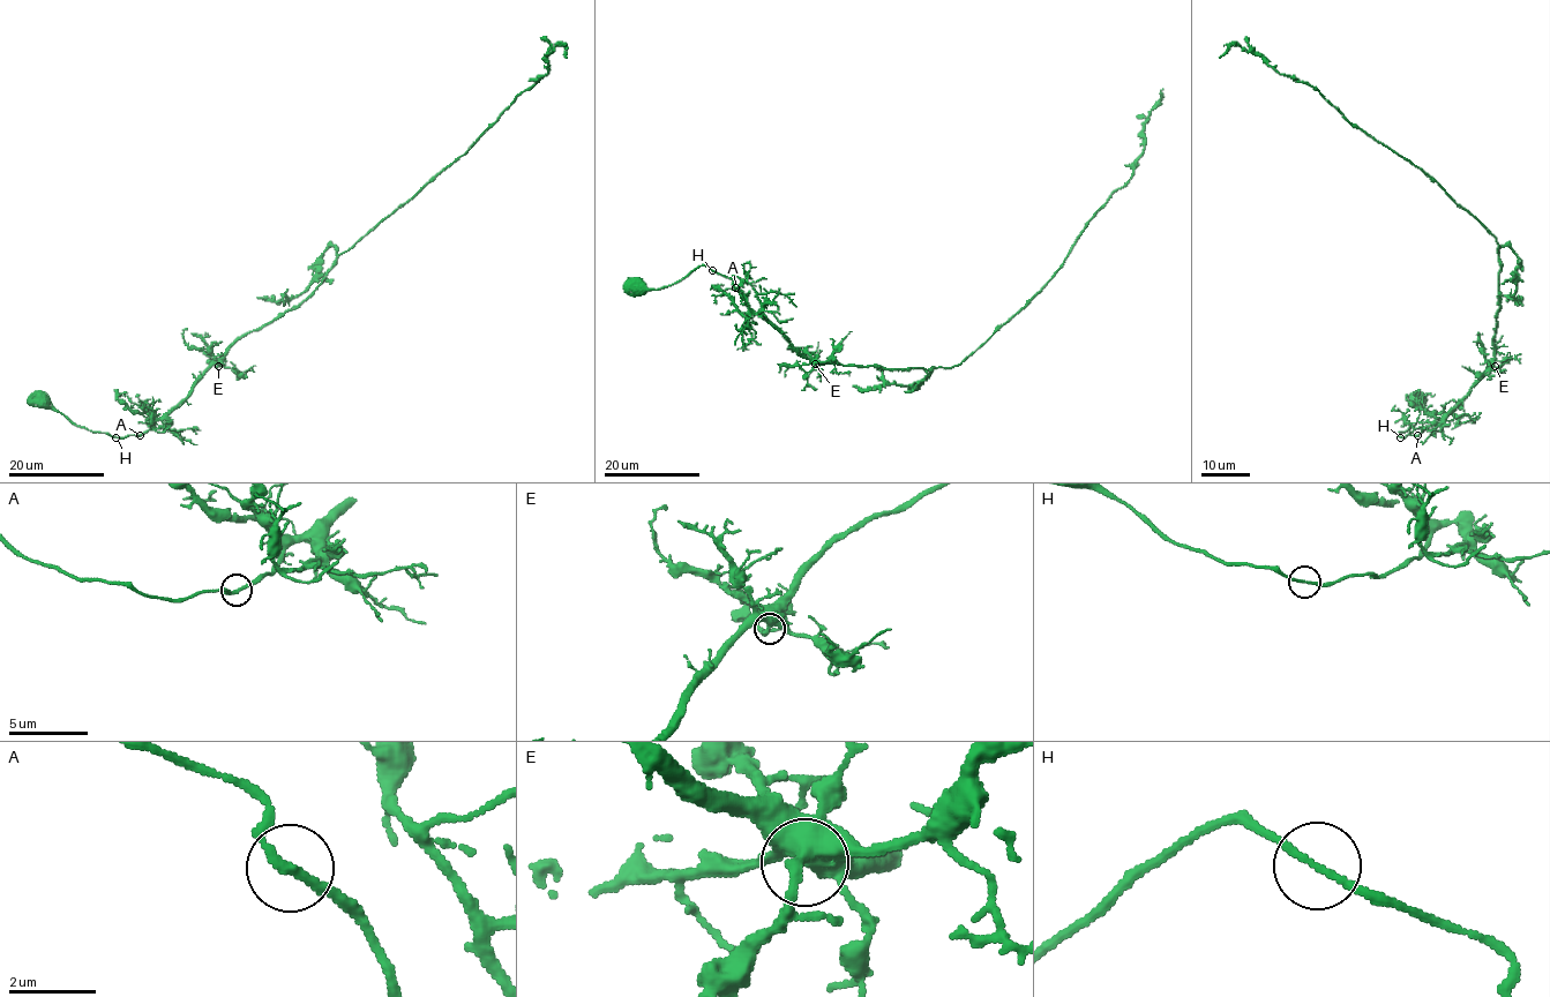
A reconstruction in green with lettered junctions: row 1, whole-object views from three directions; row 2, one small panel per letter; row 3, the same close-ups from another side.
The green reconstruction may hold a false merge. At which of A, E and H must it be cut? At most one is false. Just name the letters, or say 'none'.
none

